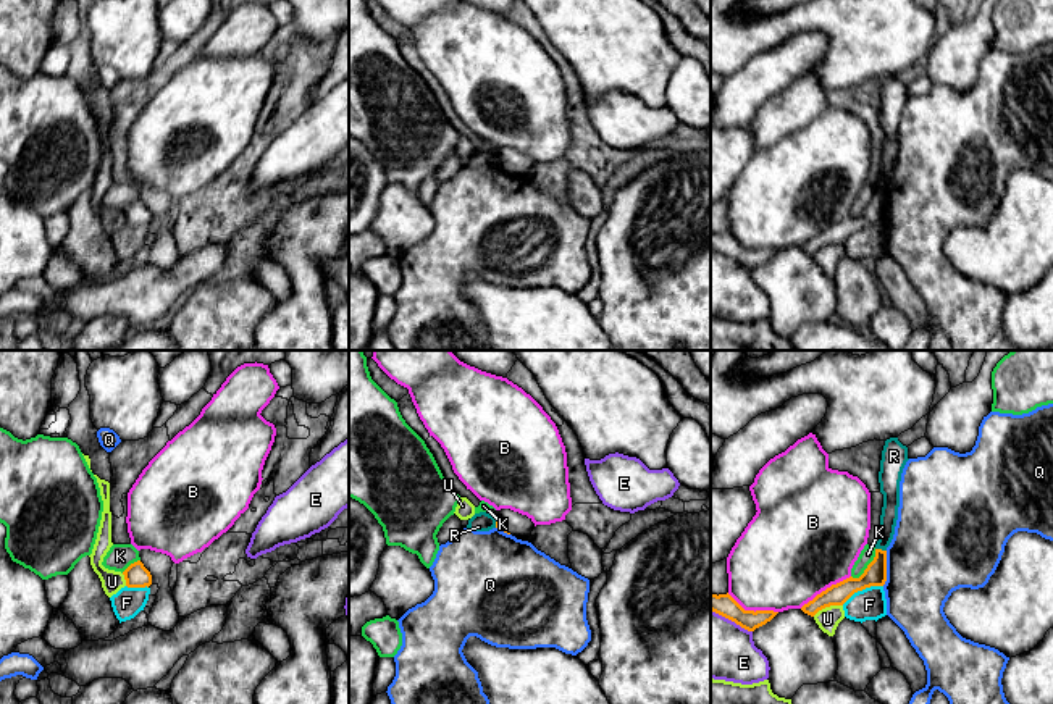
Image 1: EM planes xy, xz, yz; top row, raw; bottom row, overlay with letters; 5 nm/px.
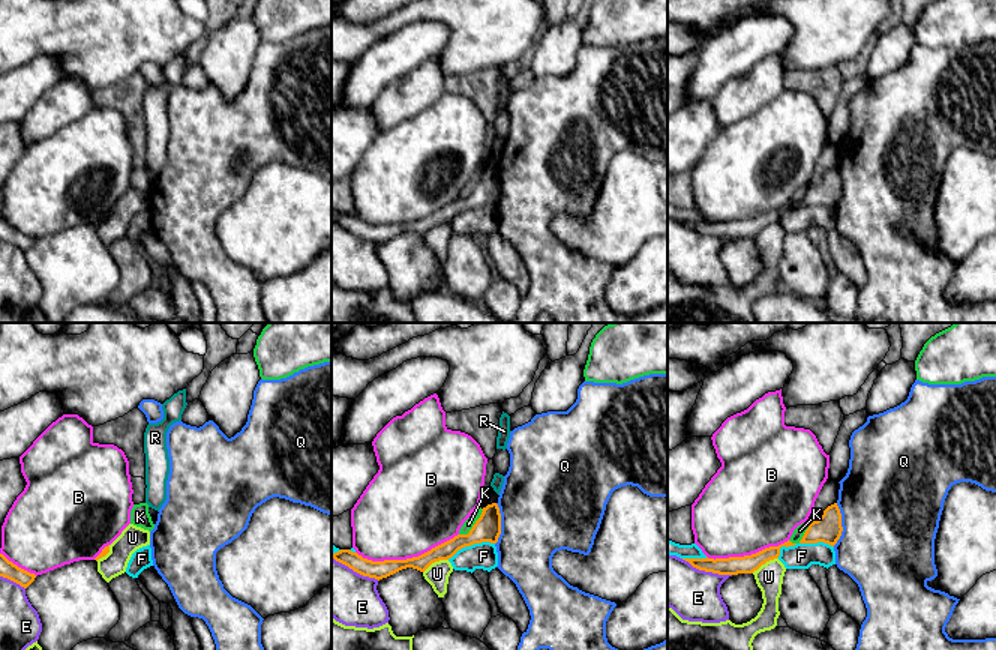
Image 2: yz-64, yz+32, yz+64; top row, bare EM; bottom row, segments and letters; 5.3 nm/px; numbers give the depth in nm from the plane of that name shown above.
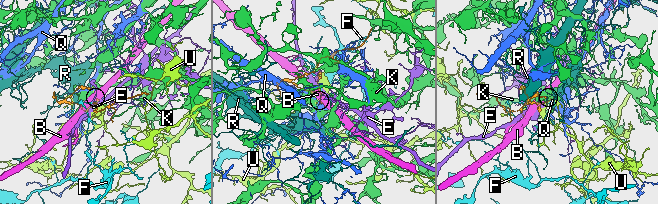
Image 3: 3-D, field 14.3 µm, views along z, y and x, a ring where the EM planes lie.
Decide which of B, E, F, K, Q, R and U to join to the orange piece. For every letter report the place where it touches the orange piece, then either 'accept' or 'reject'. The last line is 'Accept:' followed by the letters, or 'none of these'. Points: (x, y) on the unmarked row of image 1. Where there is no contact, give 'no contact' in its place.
B: contact yz (826, 228); reject
E: contact yz (732, 259); reject
F: contact yz (861, 228); reject
K: contact yz (868, 204); reject
Q: contact yz (885, 207); reject
R: contact yz (880, 188); reject
U: contact yz (827, 244); reject
Accept: none of these

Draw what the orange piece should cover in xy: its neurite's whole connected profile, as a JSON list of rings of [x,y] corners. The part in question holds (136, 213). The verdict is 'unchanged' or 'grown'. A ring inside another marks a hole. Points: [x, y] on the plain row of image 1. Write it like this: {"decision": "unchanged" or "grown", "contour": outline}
{"decision": "unchanged", "contour": [[[141,199],[131,202],[123,213],[128,226],[149,226],[152,223],[152,213]]]}

